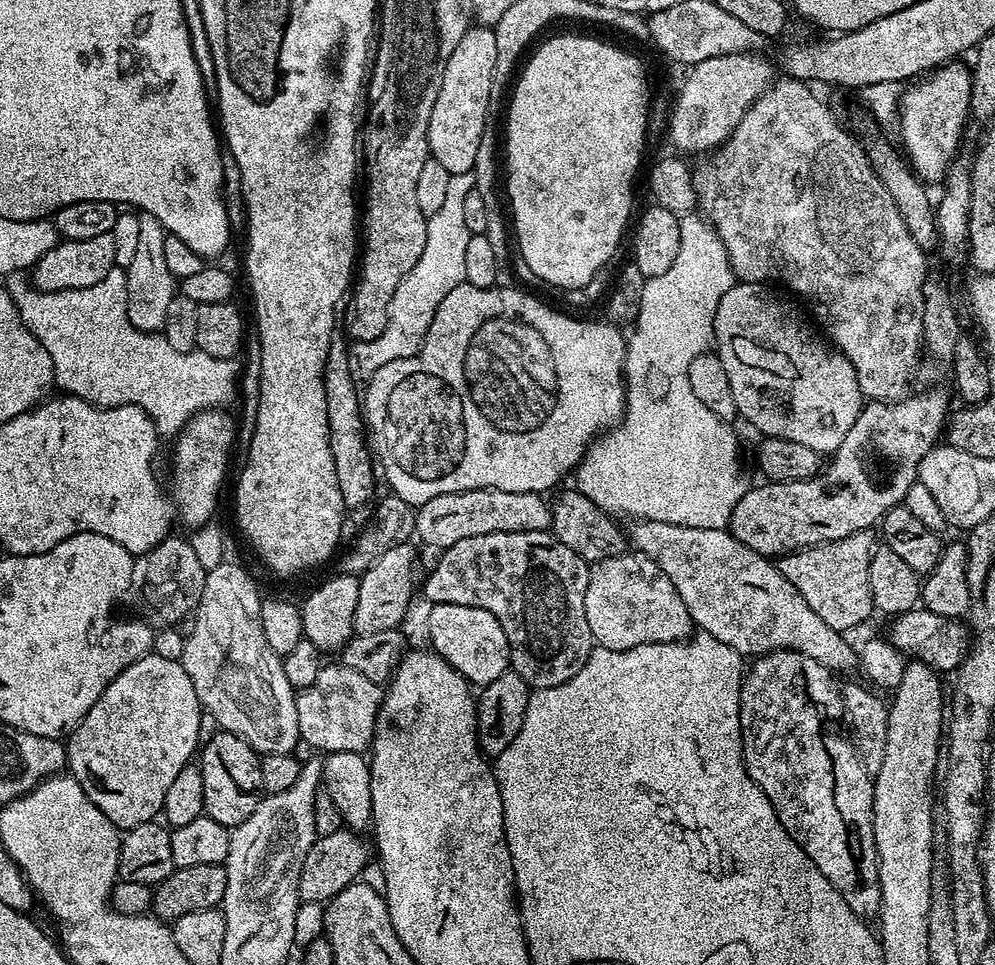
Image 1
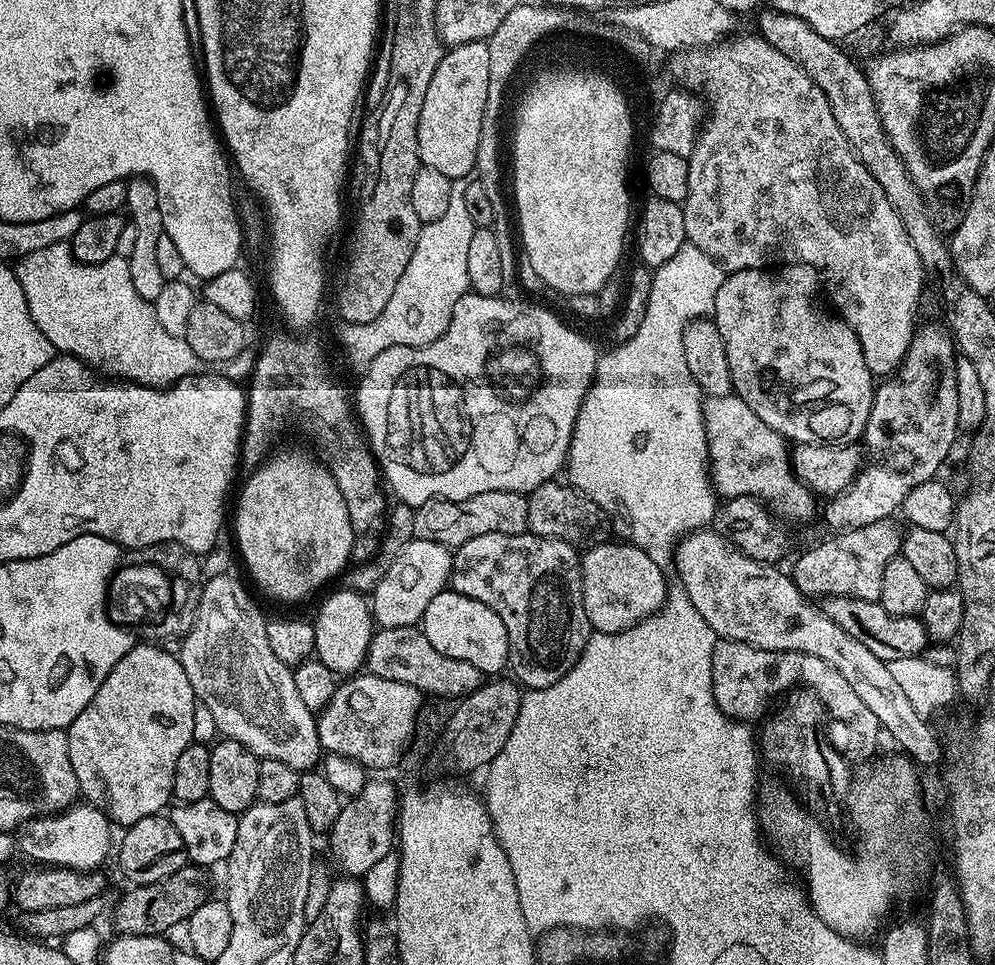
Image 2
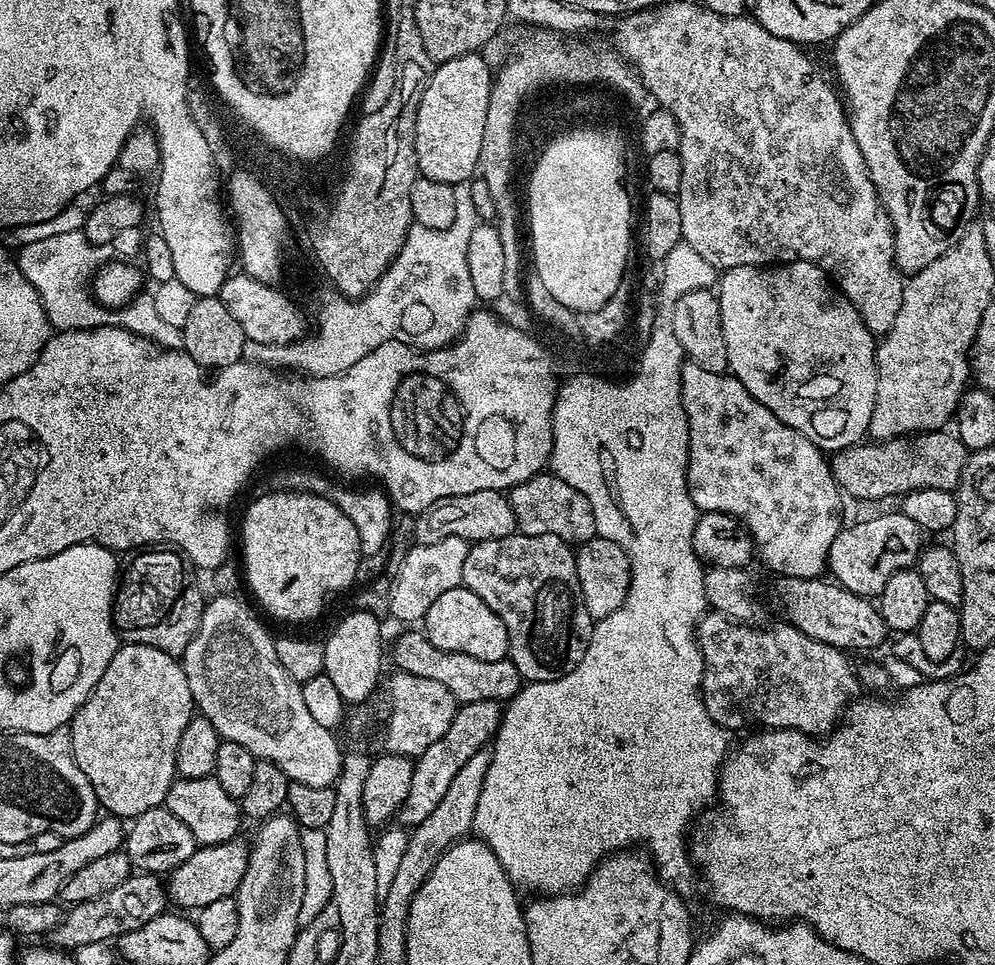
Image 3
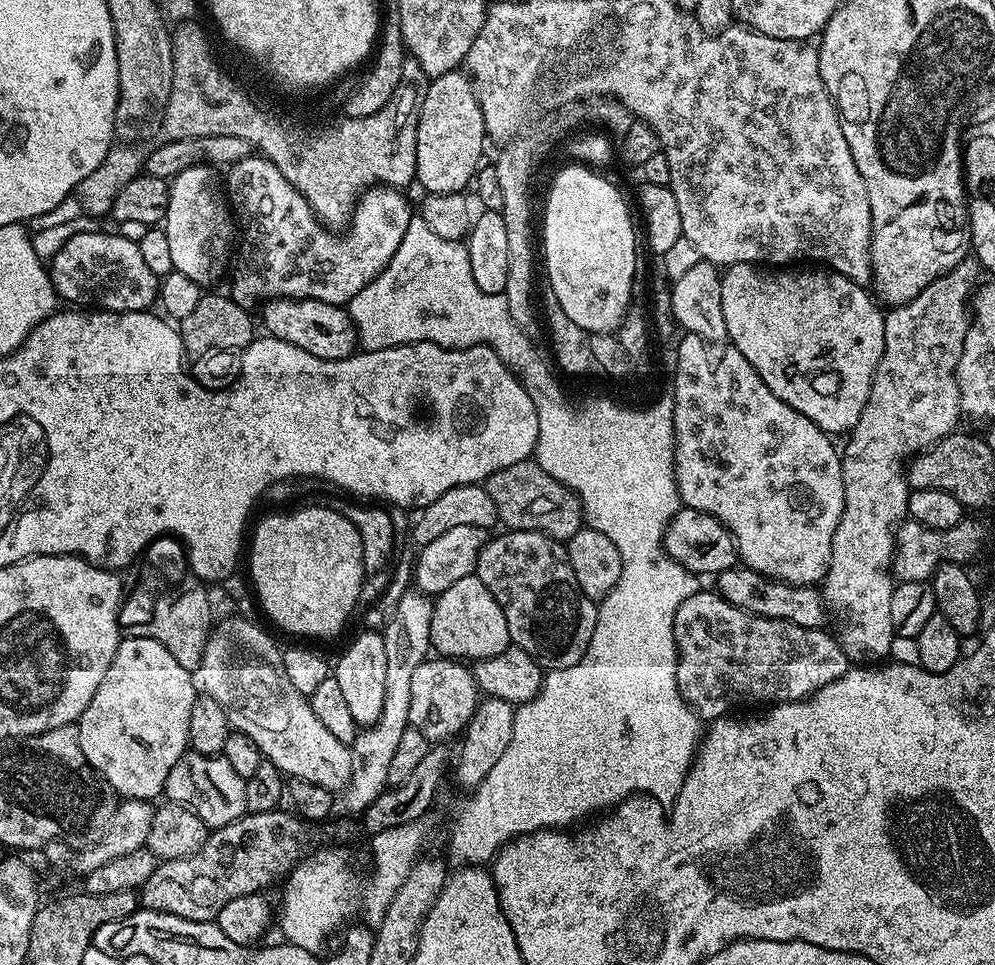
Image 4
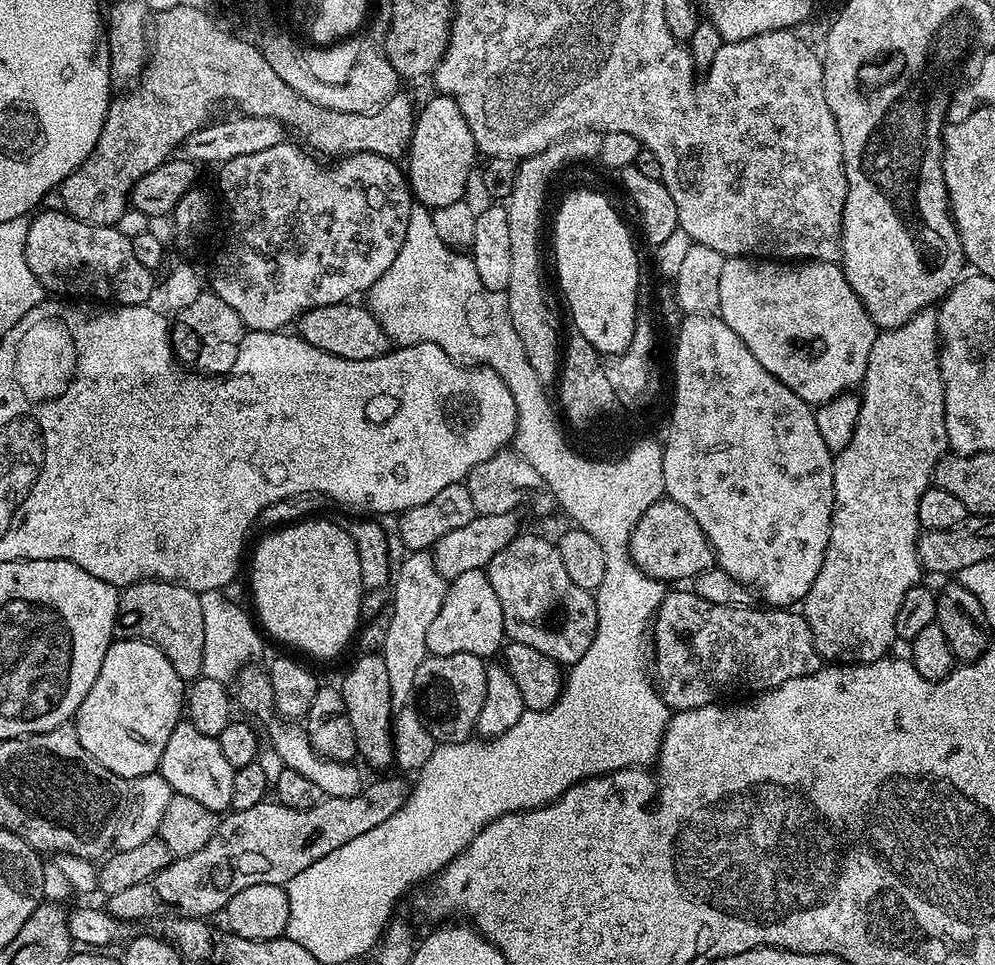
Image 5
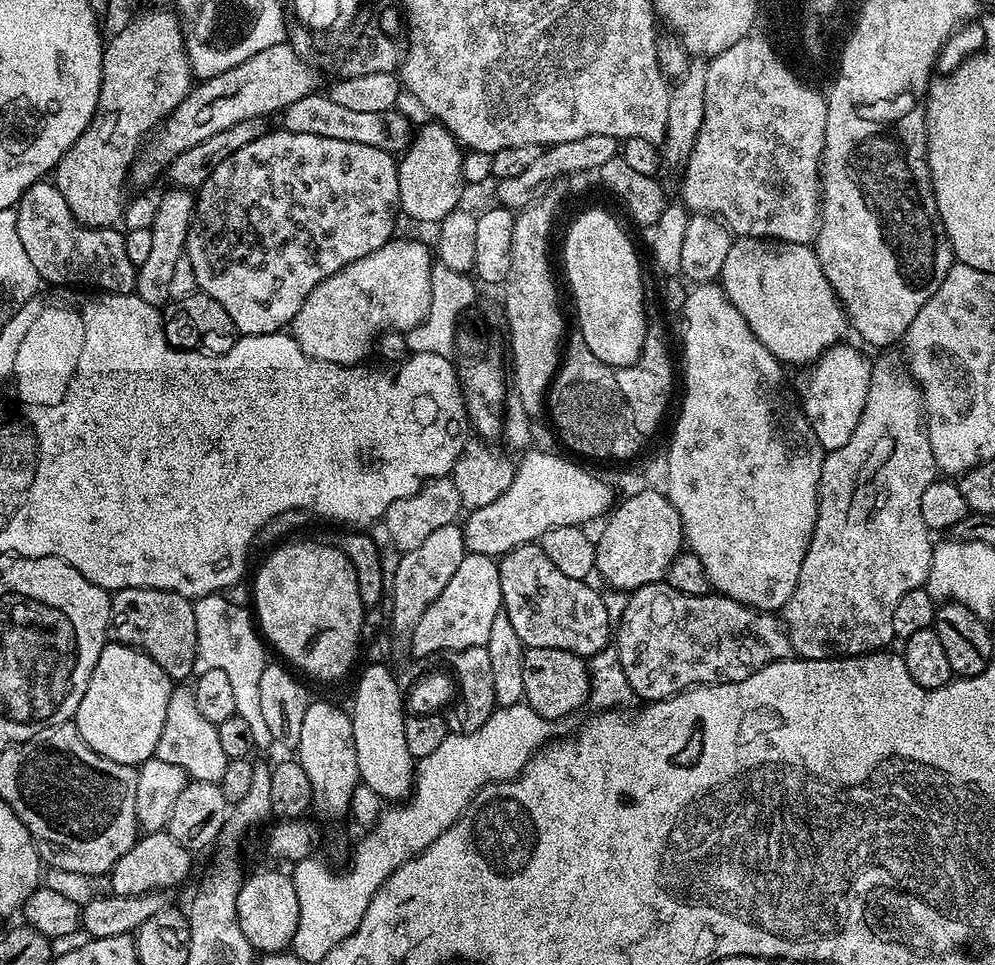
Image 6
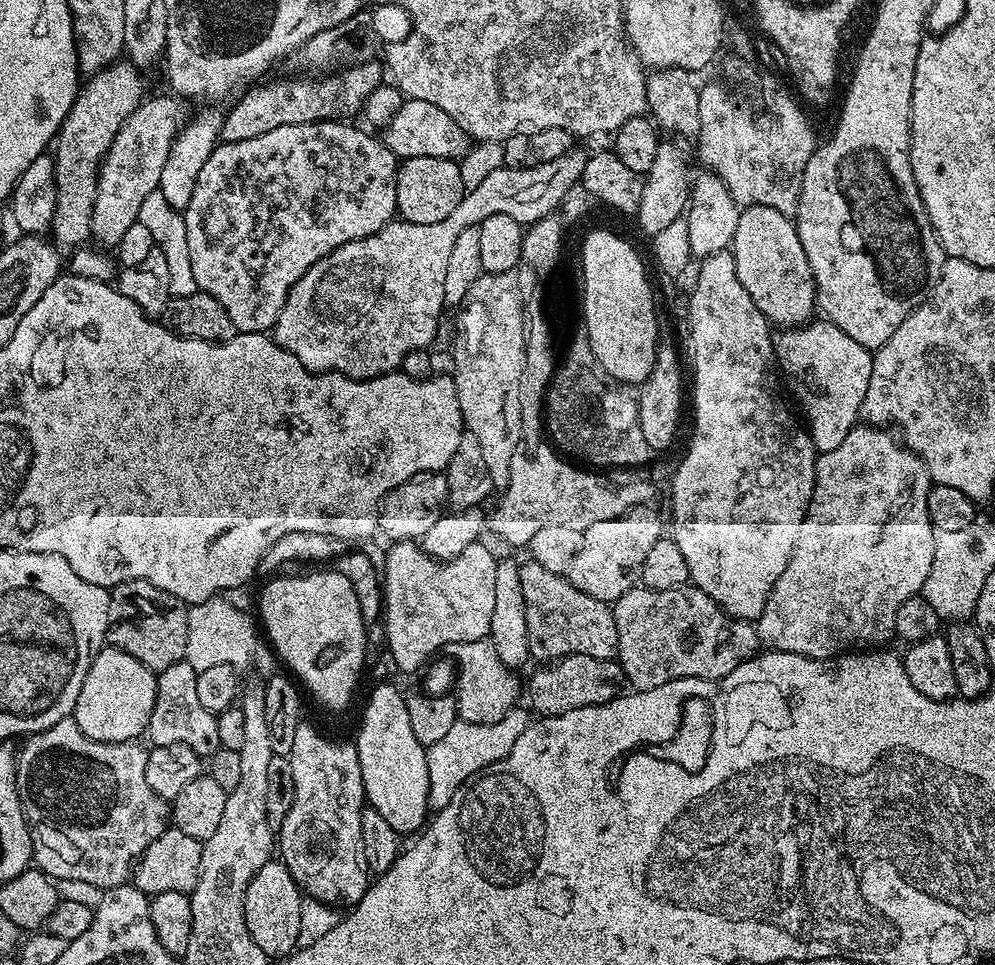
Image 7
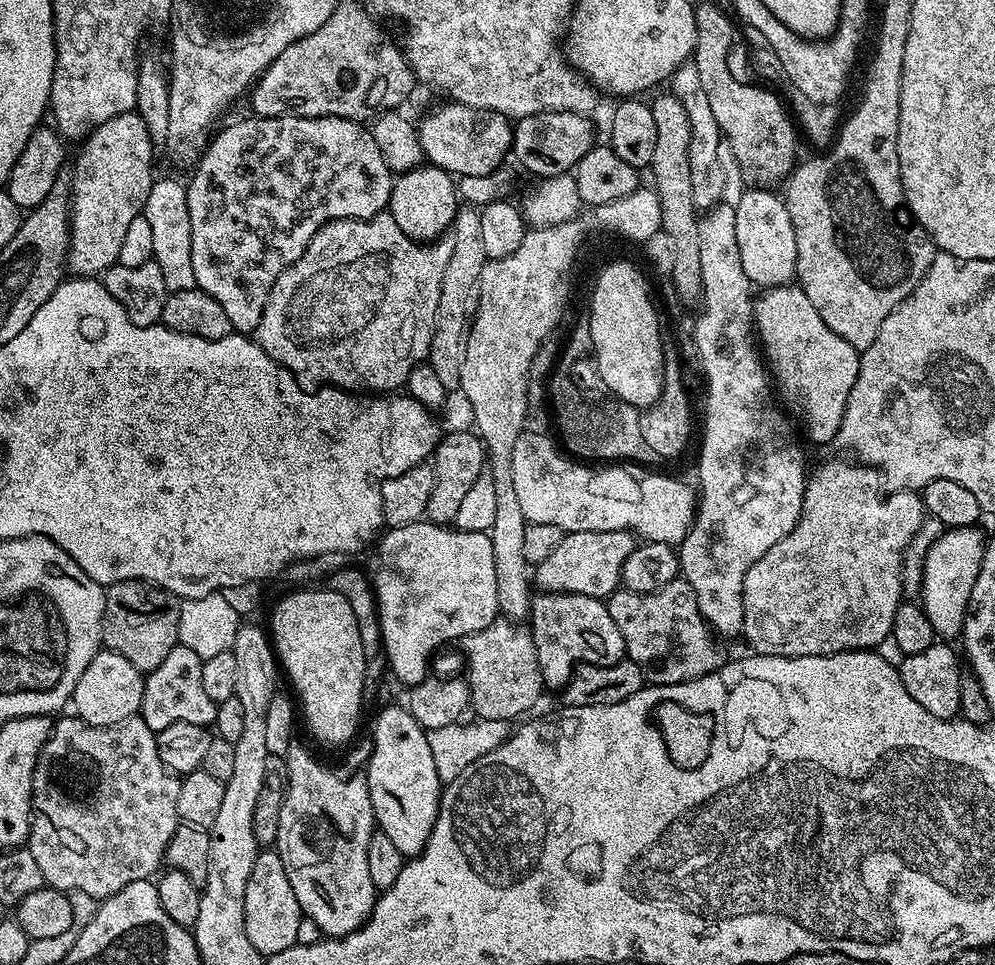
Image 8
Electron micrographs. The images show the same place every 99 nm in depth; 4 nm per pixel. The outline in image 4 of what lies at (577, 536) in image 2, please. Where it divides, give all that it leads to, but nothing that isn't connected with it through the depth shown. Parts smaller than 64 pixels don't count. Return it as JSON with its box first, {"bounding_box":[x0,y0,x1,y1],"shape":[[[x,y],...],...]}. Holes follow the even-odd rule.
{"bounding_box":[486,458,585,542],"shape":[[[529,458],[514,466],[506,466],[489,476],[486,487],[494,506],[499,523],[505,529],[518,532],[545,532],[554,539],[566,542],[585,523],[584,508],[576,497],[562,482],[550,478],[546,470]]]}

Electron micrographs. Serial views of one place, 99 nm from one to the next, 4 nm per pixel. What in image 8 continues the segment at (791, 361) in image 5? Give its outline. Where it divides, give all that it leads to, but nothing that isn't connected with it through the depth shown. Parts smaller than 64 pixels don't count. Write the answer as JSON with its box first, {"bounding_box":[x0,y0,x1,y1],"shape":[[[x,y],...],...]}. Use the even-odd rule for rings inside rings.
{"bounding_box":[734,187,796,289],"shape":[[[753,187],[753,192],[744,192],[737,200],[734,200],[736,209],[736,225],[734,226],[734,234],[738,234],[738,254],[742,254],[742,270],[746,270],[746,278],[752,281],[753,285],[759,286],[761,289],[779,288],[788,286],[793,283],[796,274],[796,243],[794,242],[794,226],[790,222],[790,214],[788,213],[788,205],[784,203],[779,195],[775,196],[775,191],[765,190],[763,187]]]}

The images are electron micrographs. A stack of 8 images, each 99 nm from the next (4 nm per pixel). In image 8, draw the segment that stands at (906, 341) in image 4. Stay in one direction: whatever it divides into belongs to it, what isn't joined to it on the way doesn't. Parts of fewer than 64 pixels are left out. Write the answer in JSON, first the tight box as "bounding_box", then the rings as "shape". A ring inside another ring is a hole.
{"bounding_box":[742,460,926,656],"shape":[[[832,460],[829,464],[822,465],[813,476],[811,473],[807,477],[804,485],[802,510],[795,526],[784,538],[774,542],[774,546],[770,546],[770,550],[766,550],[766,554],[762,554],[762,558],[758,558],[758,562],[754,562],[754,566],[750,566],[750,570],[746,574],[746,582],[744,583],[744,630],[742,636],[743,639],[748,639],[748,644],[752,647],[749,649],[755,655],[832,656],[836,652],[875,649],[883,640],[889,639],[892,635],[894,610],[898,610],[903,597],[900,595],[904,592],[904,580],[900,577],[904,572],[904,544],[911,542],[912,535],[920,528],[920,523],[926,520],[924,501],[912,490],[889,491],[887,493],[889,496],[884,500],[885,489],[882,487],[881,473],[875,468],[868,467],[867,464],[848,460]]]}

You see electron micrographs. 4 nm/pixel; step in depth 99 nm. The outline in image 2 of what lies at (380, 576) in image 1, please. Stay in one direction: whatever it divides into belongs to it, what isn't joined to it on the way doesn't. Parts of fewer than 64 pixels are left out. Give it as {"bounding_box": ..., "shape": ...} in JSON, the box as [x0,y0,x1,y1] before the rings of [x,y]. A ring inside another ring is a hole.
{"bounding_box":[370,539,453,628],"shape":[[[414,539],[406,542],[394,558],[390,570],[370,593],[373,621],[380,628],[416,626],[423,621],[426,606],[430,606],[437,594],[445,591],[452,578],[453,549],[429,540]]]}

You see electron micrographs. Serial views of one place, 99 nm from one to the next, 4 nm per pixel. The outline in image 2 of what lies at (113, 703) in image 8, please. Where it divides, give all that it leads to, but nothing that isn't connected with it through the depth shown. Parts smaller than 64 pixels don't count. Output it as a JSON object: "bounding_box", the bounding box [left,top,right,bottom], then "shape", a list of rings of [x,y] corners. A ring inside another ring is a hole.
{"bounding_box":[66,642,198,826],"shape":[[[152,642],[140,643],[137,643],[125,654],[122,662],[118,662],[118,666],[114,666],[114,670],[110,670],[110,674],[104,679],[102,686],[98,686],[94,698],[90,698],[86,710],[82,710],[82,714],[78,714],[78,718],[74,718],[74,722],[66,729],[68,745],[70,746],[70,766],[74,766],[74,774],[78,778],[78,786],[80,787],[80,796],[87,803],[91,804],[93,808],[103,812],[113,825],[120,824],[119,826],[142,822],[142,818],[150,818],[151,816],[163,813],[169,807],[168,800],[171,801],[173,799],[174,765],[177,764],[182,750],[186,750],[186,746],[193,743],[195,736],[192,735],[196,732],[196,708],[198,712],[198,701],[194,690],[190,686],[190,678],[186,678],[186,670],[182,670],[179,659],[173,653],[171,656],[170,653],[163,652],[160,649],[163,647],[157,646]]]}

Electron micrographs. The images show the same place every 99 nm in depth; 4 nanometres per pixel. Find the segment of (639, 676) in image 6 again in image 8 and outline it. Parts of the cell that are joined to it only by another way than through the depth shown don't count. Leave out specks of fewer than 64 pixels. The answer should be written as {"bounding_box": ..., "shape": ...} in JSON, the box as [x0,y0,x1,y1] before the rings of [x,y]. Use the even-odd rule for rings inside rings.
{"bounding_box":[607,578,726,684],"shape":[[[677,578],[662,586],[657,592],[629,592],[617,590],[607,597],[608,613],[618,626],[624,639],[627,659],[634,661],[644,672],[645,681],[652,684],[677,684],[683,680],[702,678],[717,670],[726,662],[726,655],[720,649],[717,639],[698,610],[698,598],[683,578]]]}

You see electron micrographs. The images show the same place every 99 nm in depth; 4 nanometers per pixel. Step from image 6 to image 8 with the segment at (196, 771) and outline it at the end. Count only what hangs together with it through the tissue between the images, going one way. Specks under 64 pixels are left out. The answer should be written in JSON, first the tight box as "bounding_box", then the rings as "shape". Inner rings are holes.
{"bounding_box":[138,643,216,732],"shape":[[[177,643],[165,660],[144,677],[142,706],[138,713],[152,732],[160,732],[176,722],[188,722],[194,726],[212,726],[216,722],[216,704],[202,686],[204,661],[190,646]]]}

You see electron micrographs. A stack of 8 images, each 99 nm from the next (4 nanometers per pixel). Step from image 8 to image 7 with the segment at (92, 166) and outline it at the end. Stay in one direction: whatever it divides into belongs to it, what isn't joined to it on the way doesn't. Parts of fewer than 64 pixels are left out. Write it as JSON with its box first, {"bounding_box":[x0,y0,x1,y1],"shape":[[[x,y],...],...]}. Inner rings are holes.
{"bounding_box":[91,95,186,249],"shape":[[[167,95],[141,100],[134,114],[130,114],[118,134],[114,134],[114,142],[110,142],[110,150],[100,164],[92,211],[91,239],[97,240],[95,243],[105,249],[115,249],[116,244],[122,242],[126,229],[138,223],[142,201],[159,189],[162,166],[166,166],[170,146],[186,123],[185,101],[175,95]]]}

